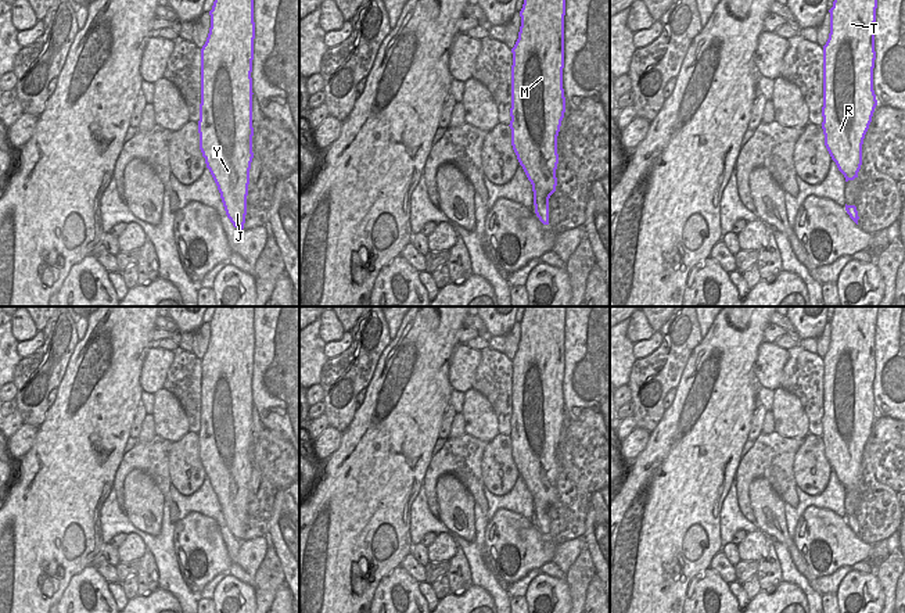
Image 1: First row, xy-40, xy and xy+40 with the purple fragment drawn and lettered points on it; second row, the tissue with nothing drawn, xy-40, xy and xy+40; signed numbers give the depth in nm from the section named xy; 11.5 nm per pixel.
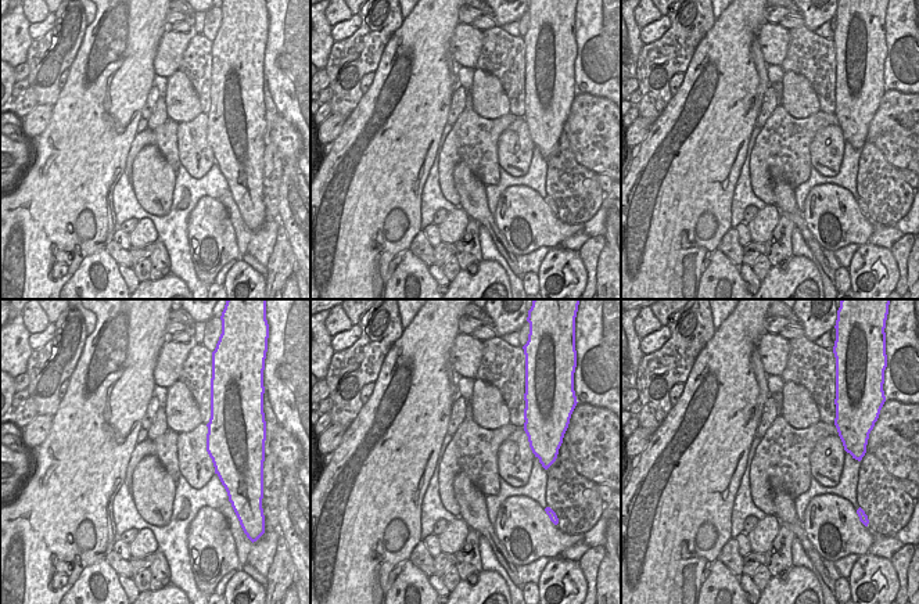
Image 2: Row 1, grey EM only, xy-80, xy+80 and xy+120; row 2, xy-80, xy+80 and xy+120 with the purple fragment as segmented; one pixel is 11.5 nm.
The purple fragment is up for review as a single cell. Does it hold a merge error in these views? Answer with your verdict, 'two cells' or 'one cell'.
one cell

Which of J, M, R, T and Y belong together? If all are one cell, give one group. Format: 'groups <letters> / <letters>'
groups J M R T Y

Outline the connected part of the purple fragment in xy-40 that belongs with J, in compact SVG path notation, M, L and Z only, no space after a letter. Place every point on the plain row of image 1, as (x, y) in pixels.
M215 306L211 338L201 359L200 460L227 528L244 539L252 463L254 306Z

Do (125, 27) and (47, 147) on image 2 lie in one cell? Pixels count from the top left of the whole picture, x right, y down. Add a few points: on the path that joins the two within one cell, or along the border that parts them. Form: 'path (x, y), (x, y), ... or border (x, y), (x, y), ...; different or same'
path (117, 57), (107, 87), (78, 117); same

